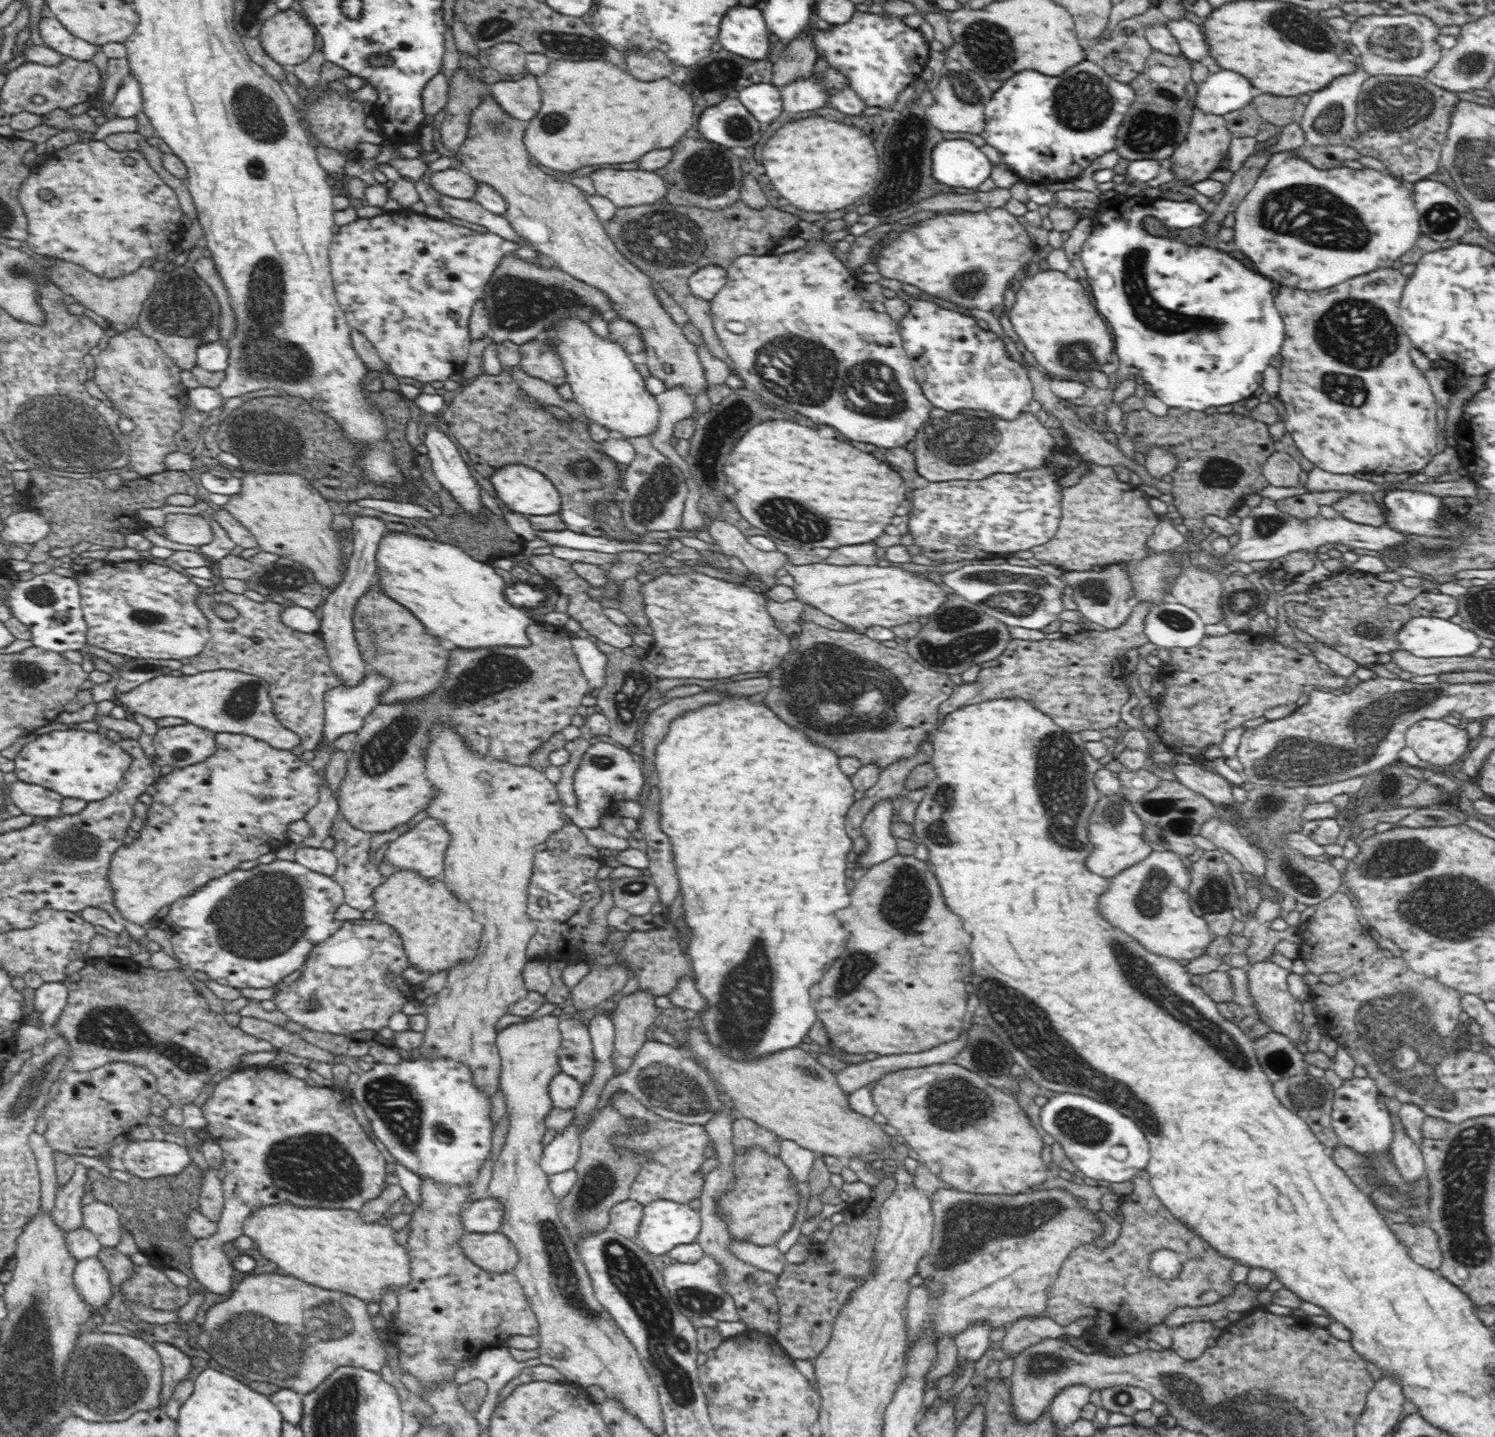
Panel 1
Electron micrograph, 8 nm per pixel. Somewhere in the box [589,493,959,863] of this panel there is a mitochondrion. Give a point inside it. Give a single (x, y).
(826, 676)

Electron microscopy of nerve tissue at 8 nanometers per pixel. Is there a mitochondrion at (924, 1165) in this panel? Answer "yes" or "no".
no

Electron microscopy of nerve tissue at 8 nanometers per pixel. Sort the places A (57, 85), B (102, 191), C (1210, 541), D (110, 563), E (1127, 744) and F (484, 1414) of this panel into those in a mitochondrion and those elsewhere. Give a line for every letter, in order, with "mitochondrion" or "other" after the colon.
A: mitochondrion
B: other
C: other
D: other
E: other
F: other

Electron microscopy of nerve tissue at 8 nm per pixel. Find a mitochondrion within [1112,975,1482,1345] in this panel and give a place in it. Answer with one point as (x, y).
(1397, 1035)

